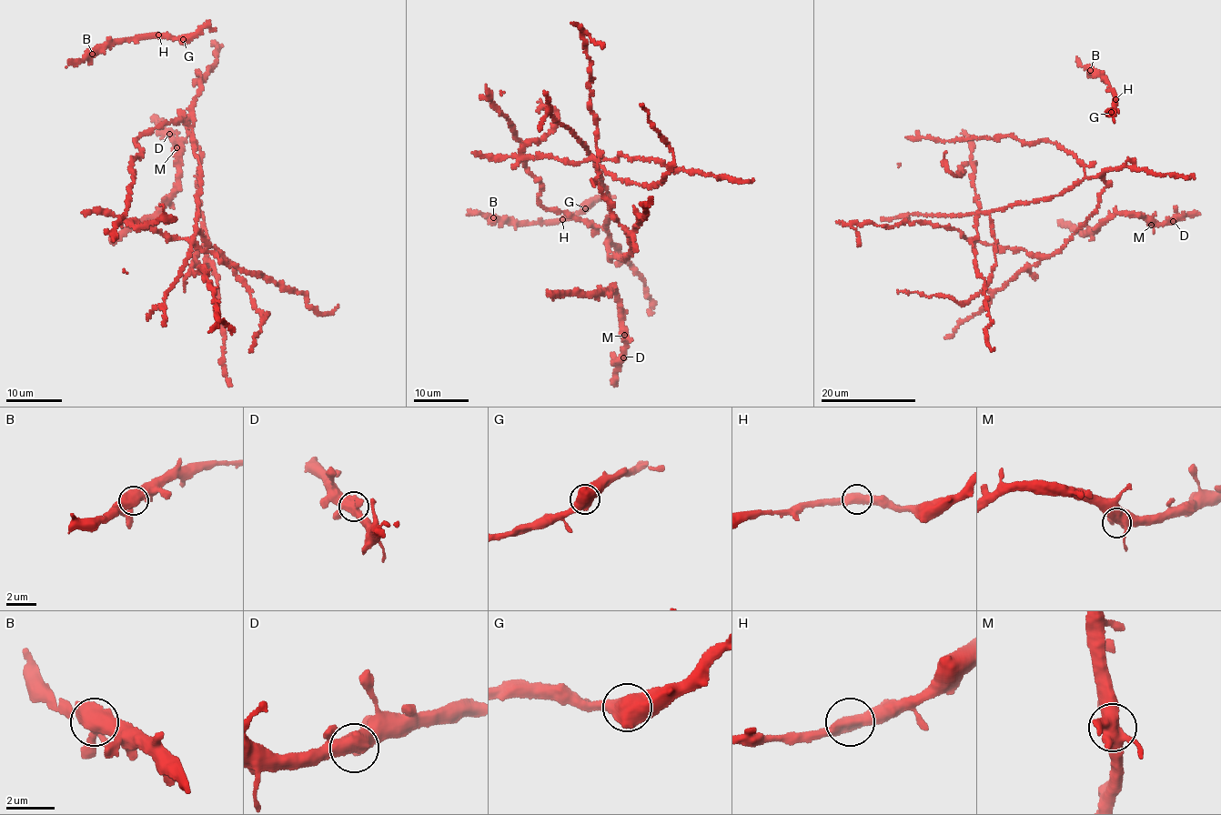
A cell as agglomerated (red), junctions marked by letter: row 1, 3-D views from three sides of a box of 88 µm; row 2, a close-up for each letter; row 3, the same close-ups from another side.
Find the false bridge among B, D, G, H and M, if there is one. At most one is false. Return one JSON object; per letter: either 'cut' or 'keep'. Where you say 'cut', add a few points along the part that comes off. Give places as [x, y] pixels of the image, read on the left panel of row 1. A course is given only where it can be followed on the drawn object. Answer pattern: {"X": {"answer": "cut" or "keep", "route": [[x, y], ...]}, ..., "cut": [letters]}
{"B": {"answer": "keep"}, "D": {"answer": "keep"}, "G": {"answer": "keep"}, "H": {"answer": "keep"}, "M": {"answer": "keep"}, "cut": []}

